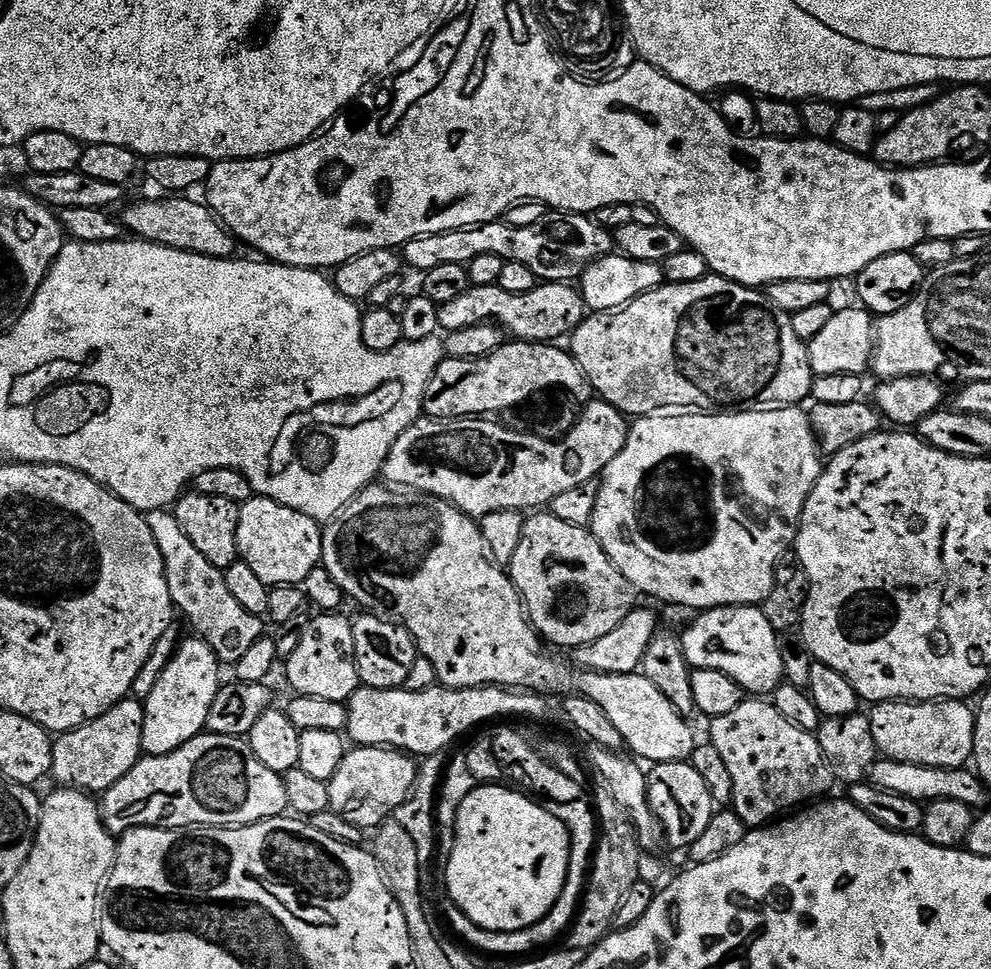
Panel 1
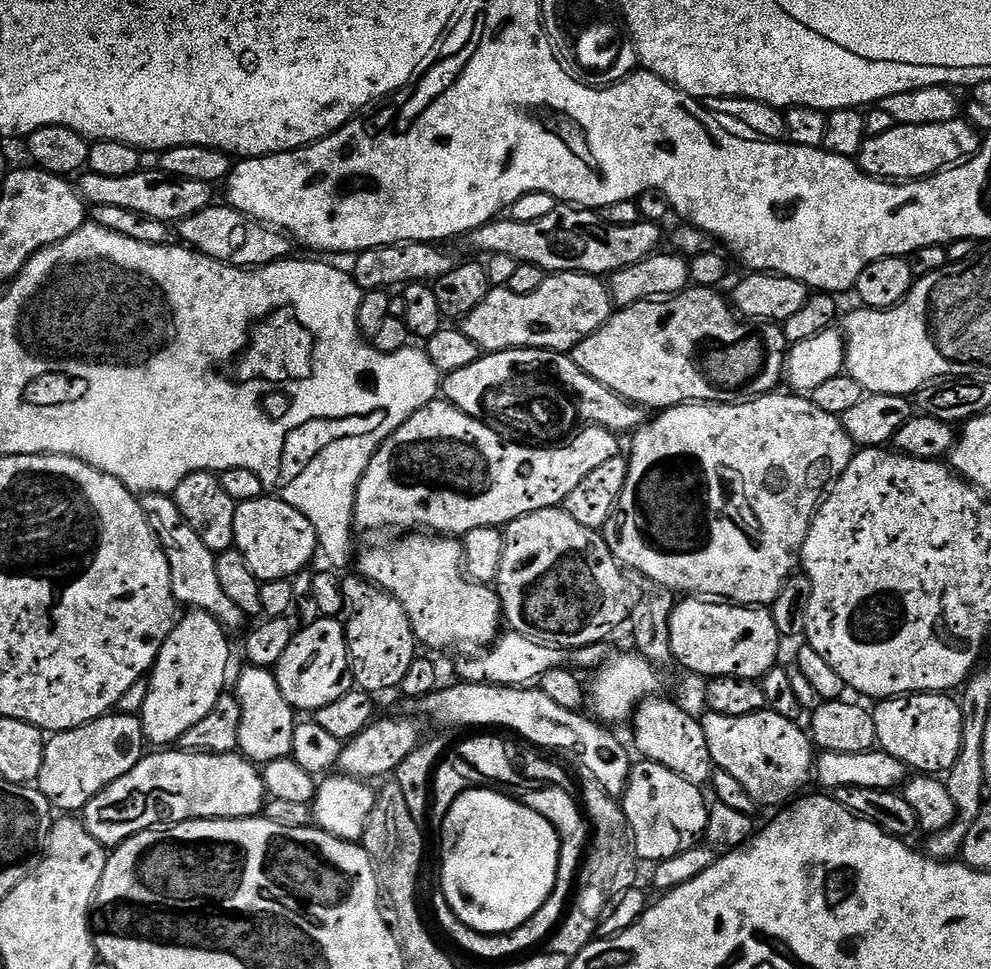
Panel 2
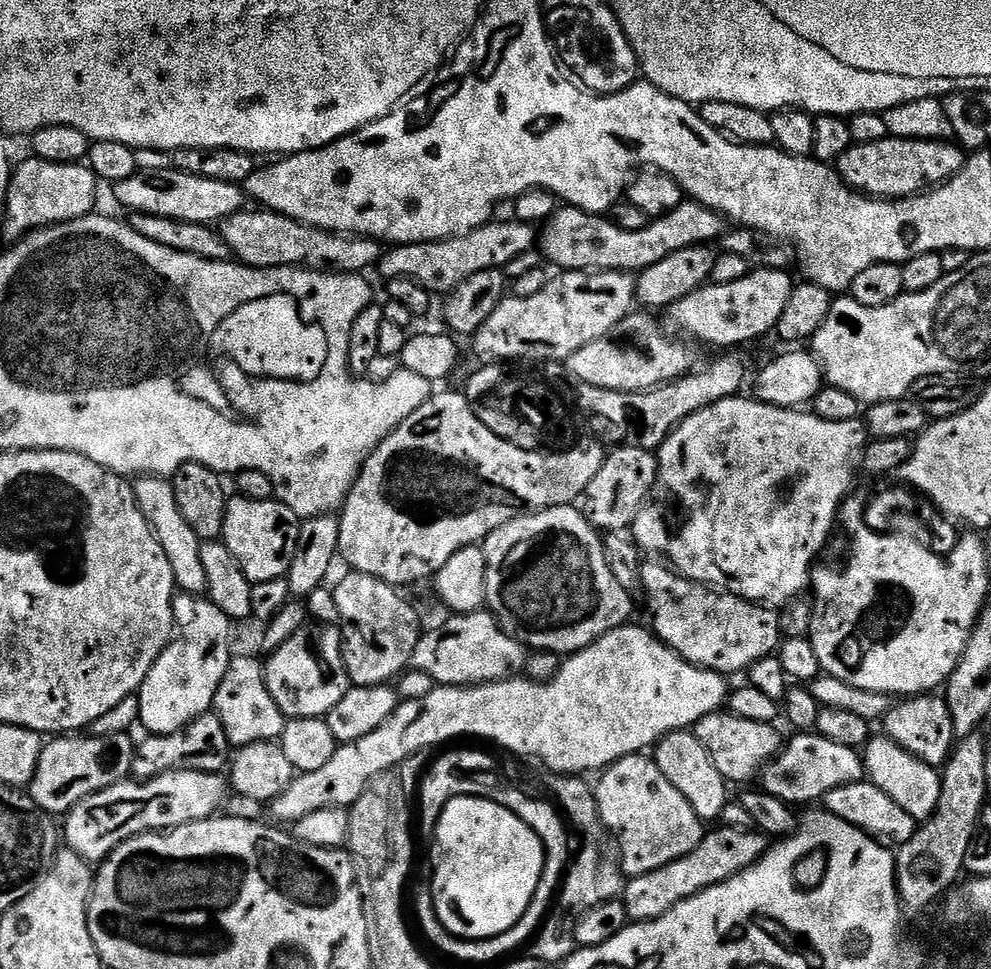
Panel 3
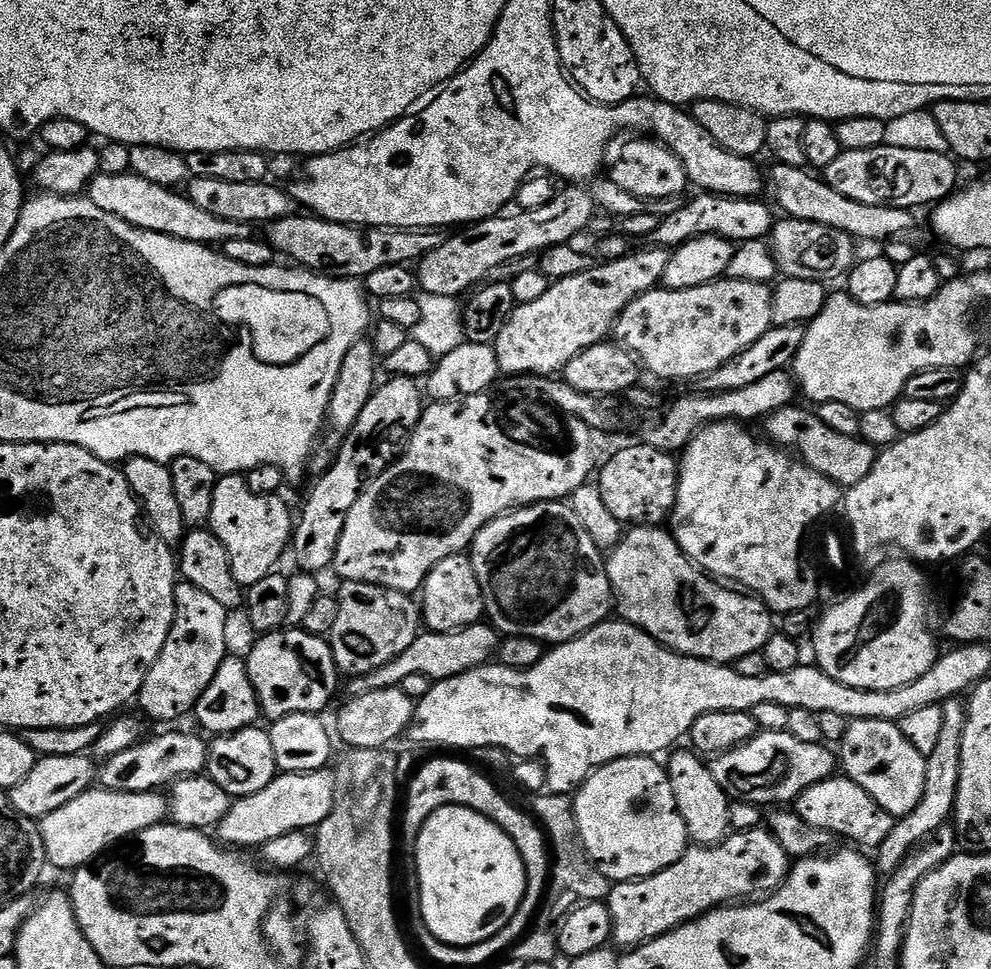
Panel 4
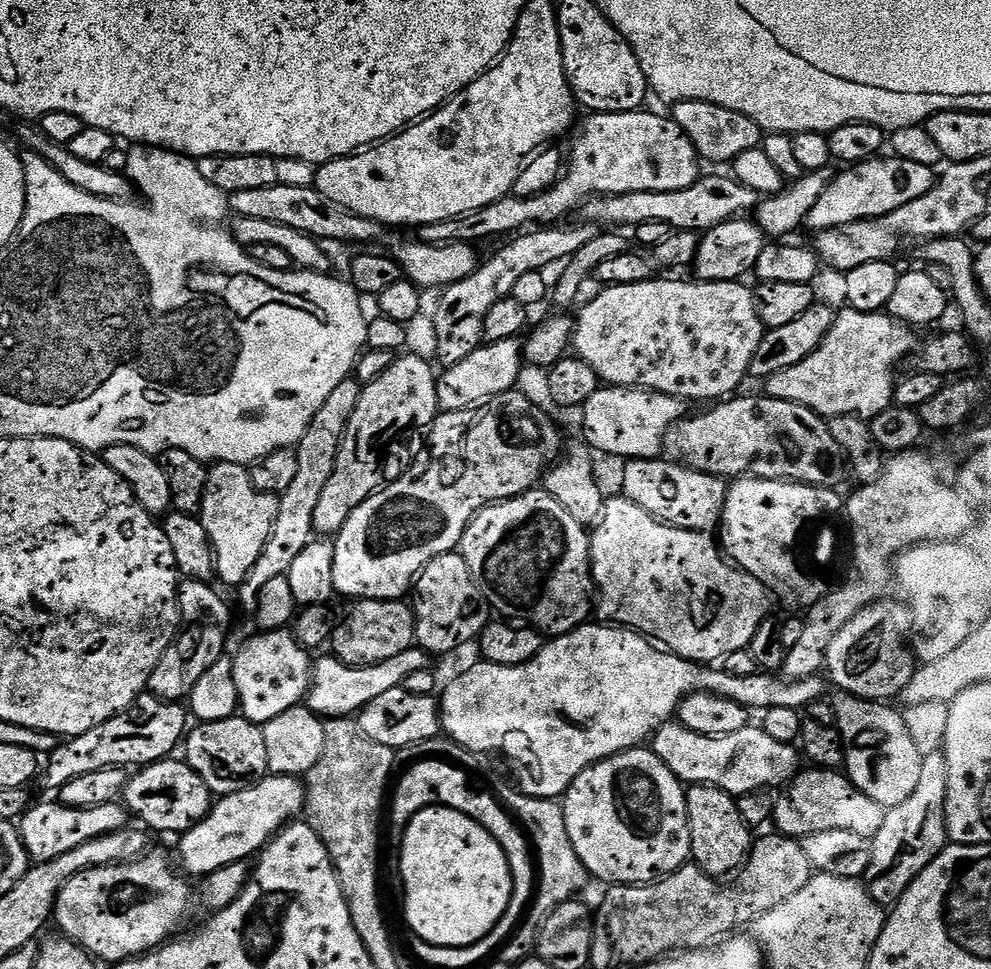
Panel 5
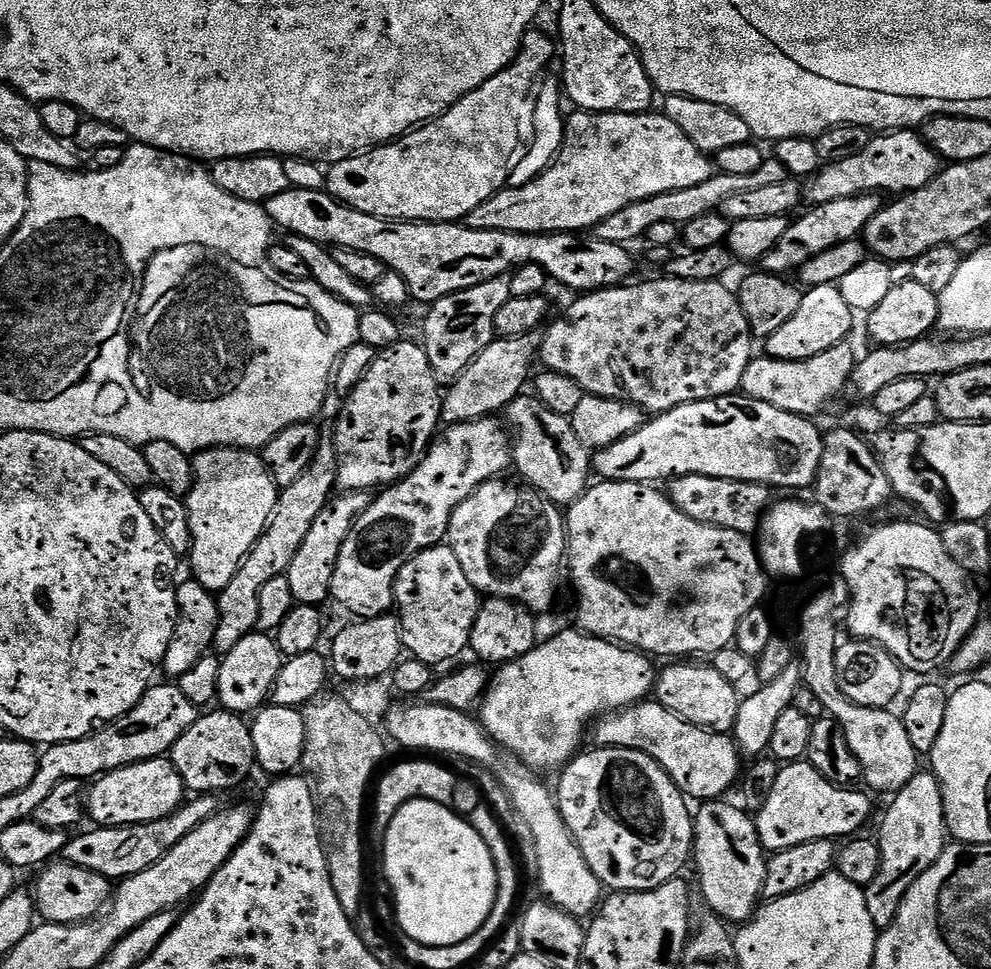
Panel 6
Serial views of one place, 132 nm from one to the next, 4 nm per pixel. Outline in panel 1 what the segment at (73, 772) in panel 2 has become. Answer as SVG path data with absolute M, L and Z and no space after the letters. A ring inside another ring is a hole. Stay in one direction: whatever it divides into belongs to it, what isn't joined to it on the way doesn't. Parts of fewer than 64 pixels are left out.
M135 698L119 700L113 708L106 710L98 718L91 720L72 732L66 732L55 737L52 746L51 775L56 776L56 784L71 786L89 794L103 794L114 782L118 782L135 764L142 759L142 726L144 725L144 705Z

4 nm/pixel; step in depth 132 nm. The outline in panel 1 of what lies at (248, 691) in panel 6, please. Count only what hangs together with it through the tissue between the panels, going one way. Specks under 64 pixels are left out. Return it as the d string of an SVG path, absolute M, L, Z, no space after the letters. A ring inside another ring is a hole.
M316 614L309 619L306 630L302 630L302 642L298 650L286 658L288 684L297 696L330 698L330 702L347 702L361 687L354 654L353 621L344 614Z

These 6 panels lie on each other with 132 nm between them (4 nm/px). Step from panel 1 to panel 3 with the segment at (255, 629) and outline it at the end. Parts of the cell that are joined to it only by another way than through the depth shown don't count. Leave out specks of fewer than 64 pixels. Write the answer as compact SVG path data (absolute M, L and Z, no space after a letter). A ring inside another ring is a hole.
M141 476L132 484L132 493L162 550L166 550L166 559L170 562L170 570L174 570L177 589L184 594L207 593L206 573L202 567L200 553L202 541L198 534L194 534L194 530L190 530L186 518L182 518L182 510L178 510L178 501L174 499L171 479L163 476Z

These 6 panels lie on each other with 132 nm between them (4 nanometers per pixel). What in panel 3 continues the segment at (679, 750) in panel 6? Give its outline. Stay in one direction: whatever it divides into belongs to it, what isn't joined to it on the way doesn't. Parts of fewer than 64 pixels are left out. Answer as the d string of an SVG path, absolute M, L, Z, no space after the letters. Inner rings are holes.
M796 734L793 740L783 745L775 758L765 766L762 773L763 791L774 794L774 798L784 800L787 804L812 804L823 801L830 790L838 786L859 784L865 779L863 755L850 746L838 746L830 738L818 734Z

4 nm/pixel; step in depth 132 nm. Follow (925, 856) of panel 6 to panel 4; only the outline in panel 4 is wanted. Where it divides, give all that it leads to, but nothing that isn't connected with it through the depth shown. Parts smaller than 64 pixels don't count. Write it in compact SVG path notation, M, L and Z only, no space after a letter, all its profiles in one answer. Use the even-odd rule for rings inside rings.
M960 698L946 700L940 705L942 710L942 730L934 754L926 757L926 788L922 794L922 802L914 806L910 814L899 817L893 823L886 842L882 842L874 852L874 864L881 873L887 874L898 870L902 862L911 856L928 837L934 835L939 828L949 823L952 807L956 804L958 790L958 774L962 766L962 730L966 730L965 701Z

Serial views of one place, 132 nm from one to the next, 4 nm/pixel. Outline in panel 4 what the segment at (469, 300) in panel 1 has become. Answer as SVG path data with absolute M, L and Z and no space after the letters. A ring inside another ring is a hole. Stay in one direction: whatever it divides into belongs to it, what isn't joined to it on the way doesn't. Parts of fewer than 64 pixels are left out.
M659 246L647 247L641 252L629 251L628 255L617 260L597 263L582 274L574 274L549 283L542 298L537 298L535 302L517 304L494 345L499 371L504 374L513 372L516 376L522 375L523 372L533 372L536 376L548 376L551 372L560 374L575 356L582 354L590 346L601 343L607 337L604 335L607 332L609 335L615 329L616 320L622 314L622 310L626 310L626 306L634 302L634 298L651 292L664 279L666 266L670 266L672 252Z

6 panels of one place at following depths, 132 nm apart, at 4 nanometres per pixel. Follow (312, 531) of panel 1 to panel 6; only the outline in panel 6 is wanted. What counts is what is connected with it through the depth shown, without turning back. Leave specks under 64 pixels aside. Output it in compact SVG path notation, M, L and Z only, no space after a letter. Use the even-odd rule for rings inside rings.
M205 448L192 456L194 482L186 497L190 514L190 534L192 535L191 575L206 591L218 594L238 574L242 562L258 542L276 510L278 489L276 481L268 473L263 455L259 451L246 448Z

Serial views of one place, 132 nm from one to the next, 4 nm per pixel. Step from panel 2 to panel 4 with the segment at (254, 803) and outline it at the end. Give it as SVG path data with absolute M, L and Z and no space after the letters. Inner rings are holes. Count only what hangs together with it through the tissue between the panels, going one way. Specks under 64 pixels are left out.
M89 790L66 802L66 806L46 814L44 819L39 821L38 827L47 863L51 867L53 864L56 868L75 870L91 865L128 837L137 836L139 832L155 824L165 823L167 816L168 801L159 791L118 794Z

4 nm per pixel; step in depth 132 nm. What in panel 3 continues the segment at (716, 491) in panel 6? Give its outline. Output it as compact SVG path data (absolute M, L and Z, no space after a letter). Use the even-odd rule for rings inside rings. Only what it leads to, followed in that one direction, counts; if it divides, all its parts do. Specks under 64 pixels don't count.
M614 448L604 457L602 470L590 478L590 486L582 497L582 511L592 527L601 533L629 530L644 501L652 494L660 461L656 452L641 448Z

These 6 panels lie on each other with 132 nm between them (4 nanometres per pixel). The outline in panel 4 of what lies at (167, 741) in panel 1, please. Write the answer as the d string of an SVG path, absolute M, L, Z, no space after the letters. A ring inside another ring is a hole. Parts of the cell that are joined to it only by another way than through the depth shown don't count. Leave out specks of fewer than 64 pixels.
M177 583L174 626L166 638L166 646L162 646L162 654L146 674L138 697L138 705L150 719L176 720L195 709L202 690L214 682L218 666L229 655L228 616L229 609L198 590L198 586Z

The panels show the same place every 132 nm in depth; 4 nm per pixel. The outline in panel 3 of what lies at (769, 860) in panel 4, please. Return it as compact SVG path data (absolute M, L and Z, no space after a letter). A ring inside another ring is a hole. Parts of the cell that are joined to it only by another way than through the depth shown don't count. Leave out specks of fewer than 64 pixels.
M723 826L717 828L717 832L709 831L705 834L702 842L698 842L698 846L694 846L694 850L690 850L690 854L686 854L658 870L650 870L641 876L631 877L625 883L622 899L628 911L629 921L657 920L662 914L666 914L666 910L678 906L678 902L714 886L718 882L726 882L726 878L746 870L770 847L769 841L755 830L739 832Z

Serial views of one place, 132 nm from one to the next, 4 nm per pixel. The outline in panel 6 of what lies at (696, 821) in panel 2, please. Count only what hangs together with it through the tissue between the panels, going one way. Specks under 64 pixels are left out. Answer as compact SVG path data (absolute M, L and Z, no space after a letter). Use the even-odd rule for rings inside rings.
M593 747L593 752L581 751L579 755L568 761L559 773L560 785L554 788L556 804L560 808L562 818L566 826L572 831L572 836L576 840L576 845L582 850L590 870L599 878L601 885L605 889L618 892L645 892L651 888L662 886L667 880L675 880L681 875L684 863L689 863L690 857L694 852L694 816L688 812L689 801L686 799L680 787L666 774L666 770L654 758L642 754L638 750L626 750L625 748L602 748Z

